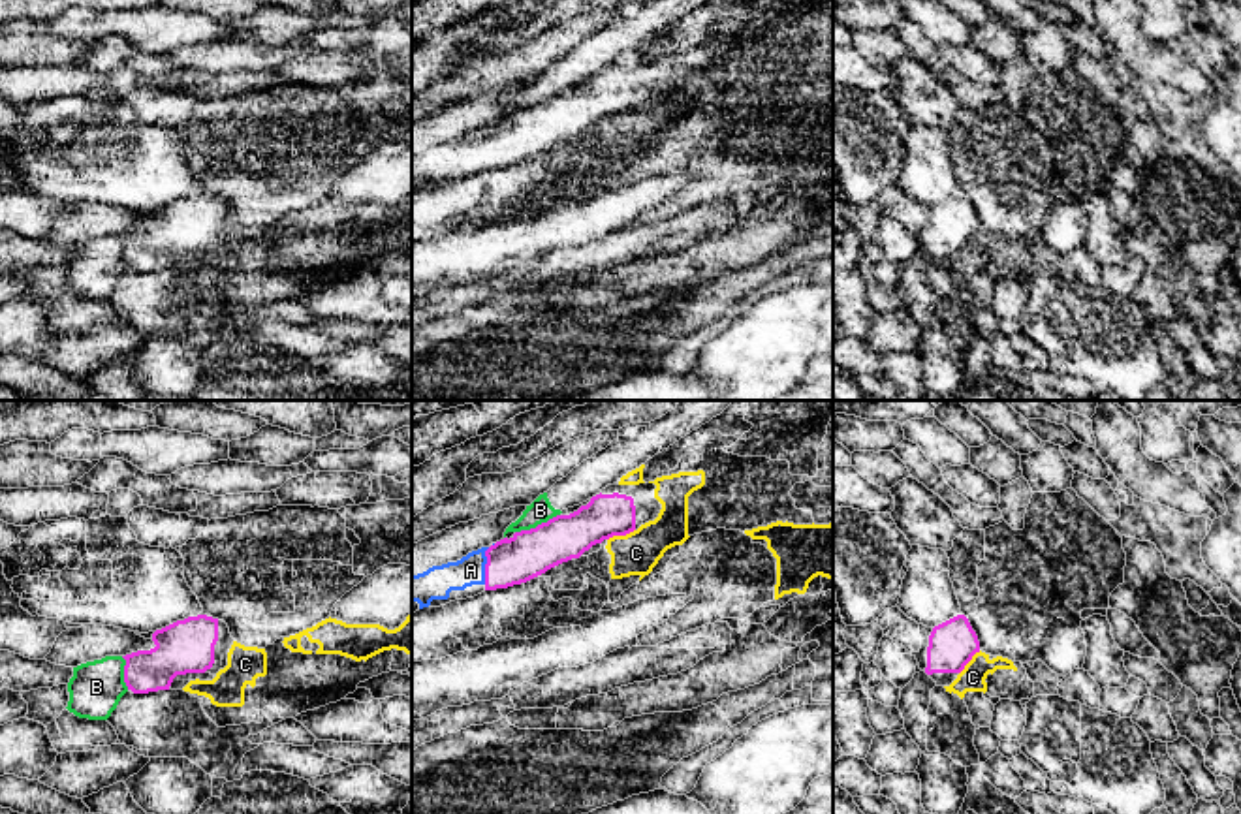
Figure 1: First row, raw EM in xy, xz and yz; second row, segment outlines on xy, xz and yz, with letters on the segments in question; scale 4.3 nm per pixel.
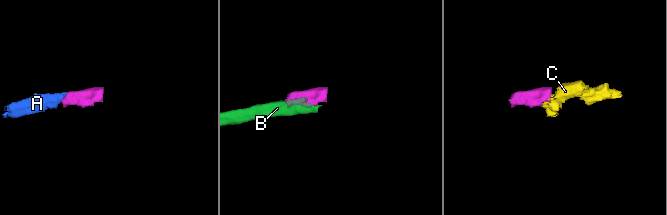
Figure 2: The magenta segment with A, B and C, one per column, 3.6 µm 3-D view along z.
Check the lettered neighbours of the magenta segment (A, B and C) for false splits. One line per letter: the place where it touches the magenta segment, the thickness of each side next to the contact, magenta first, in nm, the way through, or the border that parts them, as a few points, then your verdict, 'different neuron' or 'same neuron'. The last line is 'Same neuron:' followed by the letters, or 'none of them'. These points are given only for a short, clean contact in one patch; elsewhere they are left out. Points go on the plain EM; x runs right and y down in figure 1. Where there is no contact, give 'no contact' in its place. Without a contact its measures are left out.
A: meets magenta in xz at (486, 145); 200 nm thick on the magenta side, 140 nm on the other; runs through xz (529, 132), (499, 145), (486, 145), (435, 162); same neuron
B: meets magenta in xz at (538, 104); 200 nm thick on the magenta side, 100 nm on the other; border along xz (559, 93), (516, 111); different neuron
C: meets magenta in xz at (621, 113); 190 nm thick on the magenta side, 190 nm on the other; runs through xz (563, 117), (580, 109), (621, 113), (636, 132); same neuron
Same neuron: A, C

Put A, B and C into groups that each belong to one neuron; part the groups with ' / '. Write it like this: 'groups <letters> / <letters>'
groups A C / B

